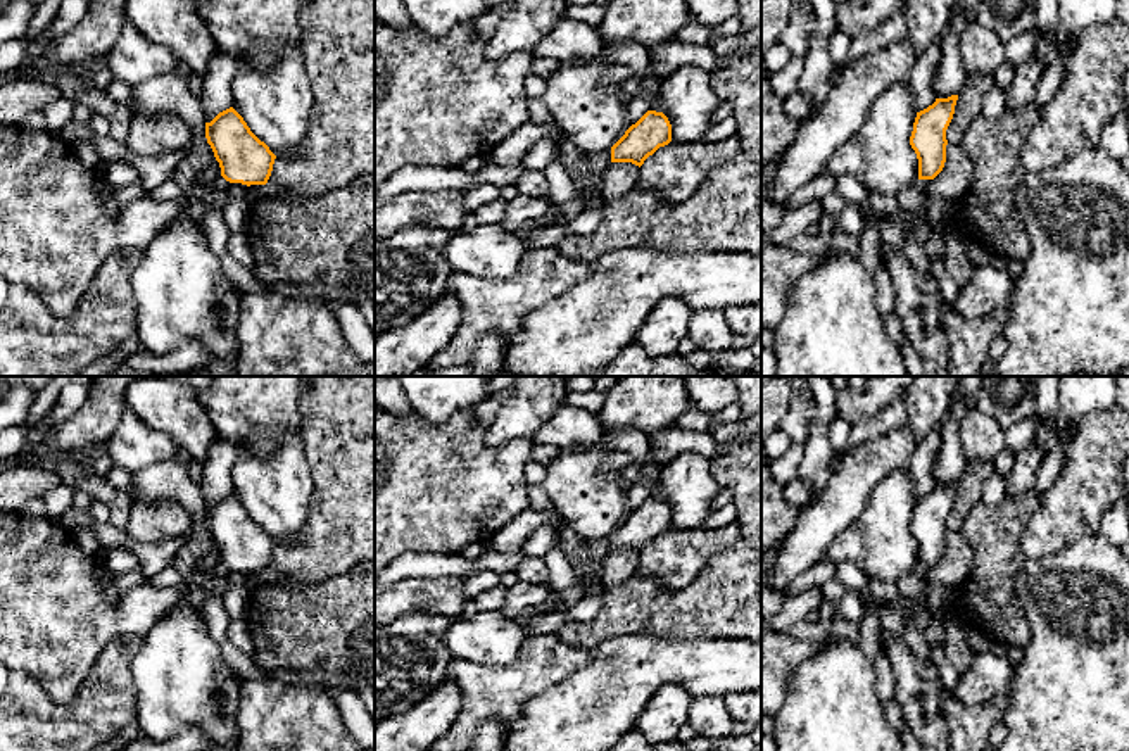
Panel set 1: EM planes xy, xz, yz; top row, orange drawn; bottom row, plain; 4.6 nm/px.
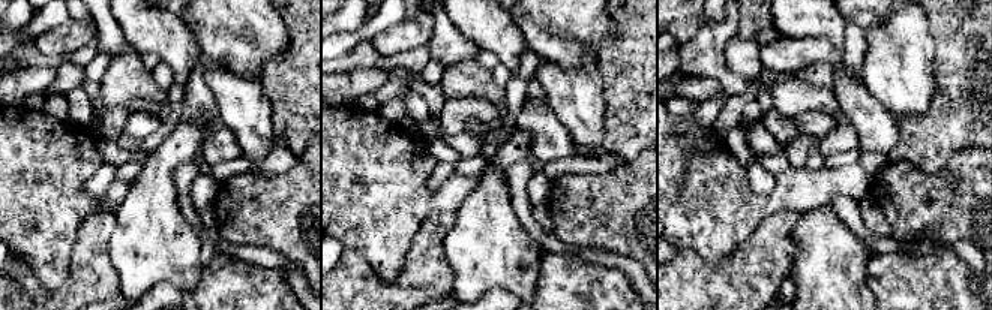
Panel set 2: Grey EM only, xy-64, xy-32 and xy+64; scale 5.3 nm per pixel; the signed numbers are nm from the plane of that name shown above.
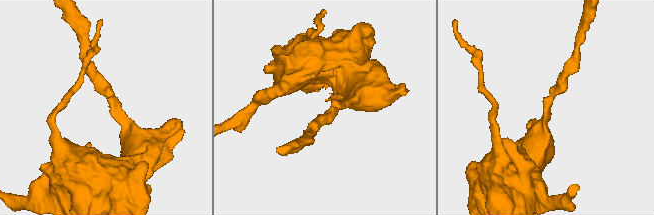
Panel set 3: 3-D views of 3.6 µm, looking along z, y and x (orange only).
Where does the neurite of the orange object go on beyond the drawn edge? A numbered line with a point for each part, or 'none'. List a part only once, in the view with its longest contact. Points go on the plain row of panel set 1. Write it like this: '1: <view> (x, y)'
none

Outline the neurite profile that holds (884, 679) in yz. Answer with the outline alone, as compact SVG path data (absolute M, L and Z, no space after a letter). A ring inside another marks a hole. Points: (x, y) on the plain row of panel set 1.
M884 649L872 663L875 668L875 691L879 701L886 704L887 701L896 697L896 677Z

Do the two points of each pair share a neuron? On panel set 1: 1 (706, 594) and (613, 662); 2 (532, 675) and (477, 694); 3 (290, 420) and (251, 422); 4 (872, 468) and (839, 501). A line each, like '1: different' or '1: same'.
1: different
2: same
3: same
4: same

